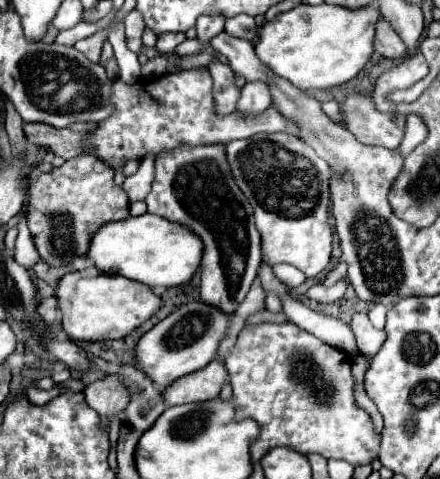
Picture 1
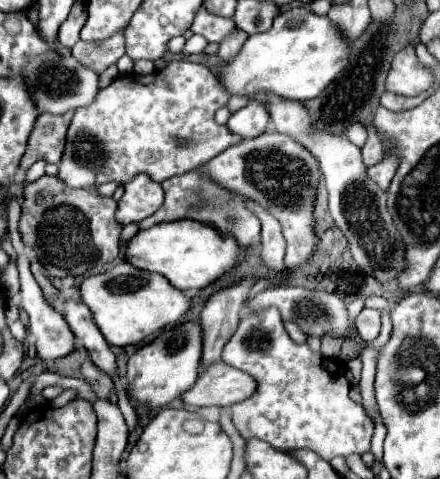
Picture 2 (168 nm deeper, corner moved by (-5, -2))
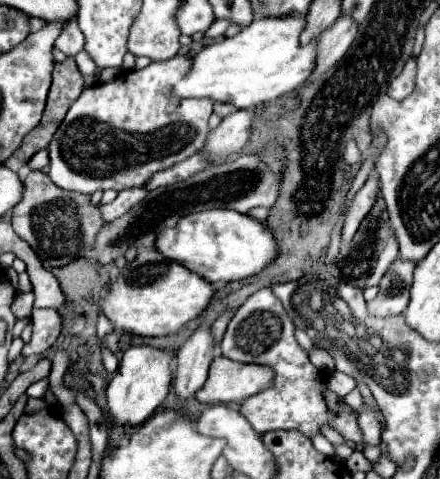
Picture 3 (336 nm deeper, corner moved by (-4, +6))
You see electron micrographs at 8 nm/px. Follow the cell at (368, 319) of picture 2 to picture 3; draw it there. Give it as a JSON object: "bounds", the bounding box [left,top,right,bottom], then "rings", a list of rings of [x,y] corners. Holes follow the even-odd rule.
{"bounds":[369,258,413,316],"rings":[[[397,258],[389,270],[383,274],[379,282],[379,294],[373,302],[369,302],[369,312],[373,316],[393,316],[401,314],[409,304],[409,290],[413,284],[413,268],[411,260]]]}

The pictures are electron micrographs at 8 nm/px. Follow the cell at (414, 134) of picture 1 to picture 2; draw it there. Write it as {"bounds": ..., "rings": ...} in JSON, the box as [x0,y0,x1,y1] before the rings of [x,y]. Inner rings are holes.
{"bounds":[368,156,398,190],"rings":[[[388,156],[382,162],[378,162],[376,166],[368,168],[368,174],[372,180],[378,180],[378,184],[382,184],[382,190],[386,190],[390,186],[390,180],[394,178],[396,170],[398,170],[398,156]]]}

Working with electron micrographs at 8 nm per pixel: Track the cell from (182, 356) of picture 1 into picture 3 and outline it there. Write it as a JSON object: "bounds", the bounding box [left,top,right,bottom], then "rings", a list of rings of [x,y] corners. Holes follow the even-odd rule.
{"bounds":[107,346,175,426],"rings":[[[131,346],[123,354],[115,376],[107,386],[107,408],[113,424],[137,426],[153,416],[153,412],[163,404],[171,388],[173,356],[175,354],[169,350],[159,350],[151,346]]]}

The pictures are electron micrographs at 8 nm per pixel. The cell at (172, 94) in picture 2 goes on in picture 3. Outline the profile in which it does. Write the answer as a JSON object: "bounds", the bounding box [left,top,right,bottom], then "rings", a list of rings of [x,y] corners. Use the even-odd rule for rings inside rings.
{"bounds":[49,56,213,196],"rings":[[[175,56],[167,62],[151,62],[147,68],[123,72],[113,82],[95,84],[81,92],[75,104],[69,108],[65,120],[55,132],[49,144],[51,158],[51,180],[65,190],[81,192],[91,196],[95,190],[127,190],[143,186],[155,172],[171,168],[173,164],[199,152],[209,134],[209,112],[213,108],[207,98],[187,98],[179,100],[171,94],[173,86],[189,72],[191,58]]]}

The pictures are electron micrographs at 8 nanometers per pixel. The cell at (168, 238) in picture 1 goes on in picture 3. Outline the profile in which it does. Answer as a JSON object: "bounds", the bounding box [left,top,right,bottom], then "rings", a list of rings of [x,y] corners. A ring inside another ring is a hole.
{"bounds":[157,208,279,282],"rings":[[[227,208],[185,216],[175,228],[165,228],[159,234],[157,250],[169,260],[181,260],[183,266],[191,268],[209,282],[233,282],[255,276],[279,256],[277,242],[261,220],[253,220],[249,214]]]}

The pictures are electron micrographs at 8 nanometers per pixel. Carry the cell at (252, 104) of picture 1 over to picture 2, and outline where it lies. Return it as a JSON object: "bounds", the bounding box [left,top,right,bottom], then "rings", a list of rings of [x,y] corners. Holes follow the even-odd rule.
{"bounds":[226,98,270,140],"rings":[[[254,98],[244,108],[234,112],[226,126],[230,128],[230,132],[240,134],[246,140],[246,138],[260,136],[268,124],[270,124],[270,114],[266,106]]]}

